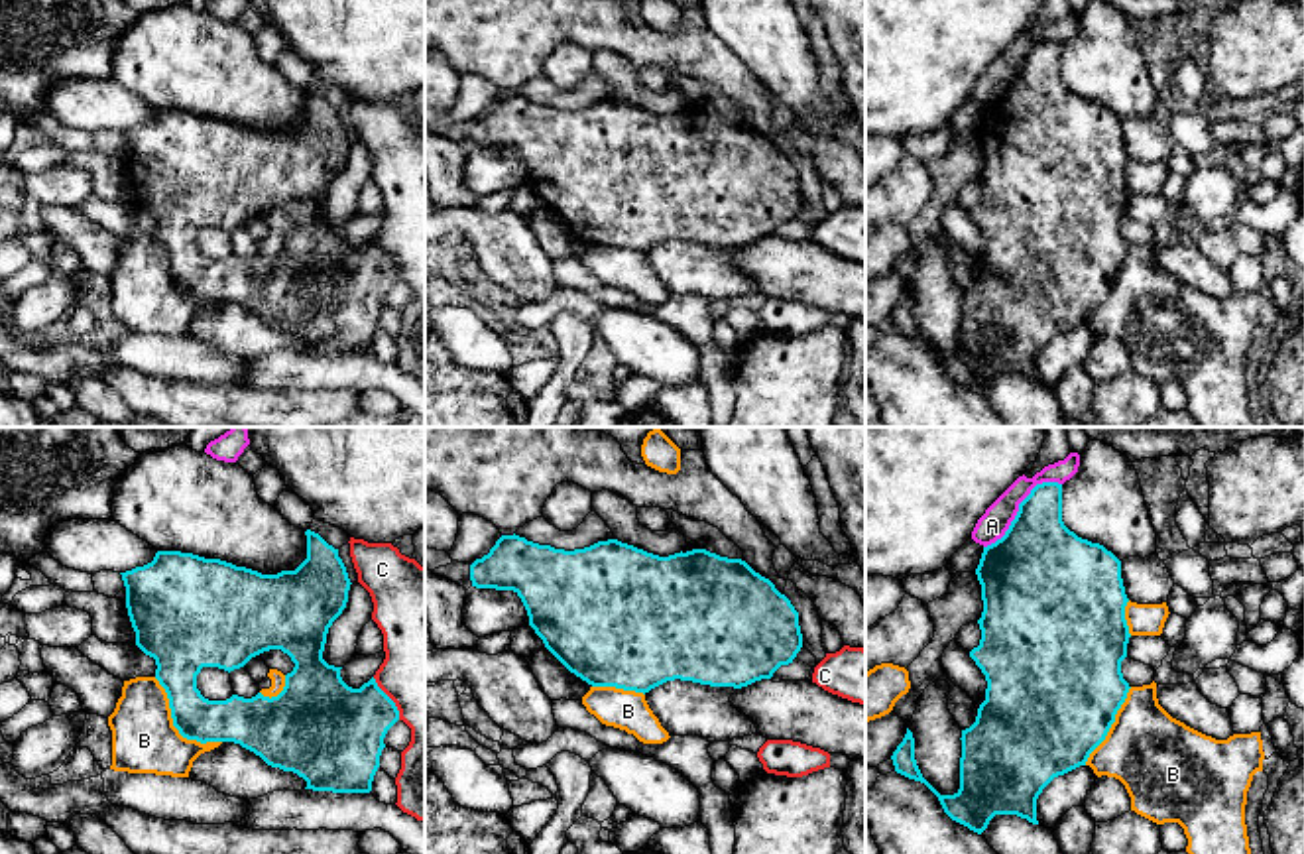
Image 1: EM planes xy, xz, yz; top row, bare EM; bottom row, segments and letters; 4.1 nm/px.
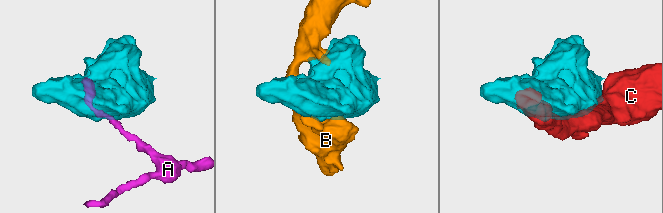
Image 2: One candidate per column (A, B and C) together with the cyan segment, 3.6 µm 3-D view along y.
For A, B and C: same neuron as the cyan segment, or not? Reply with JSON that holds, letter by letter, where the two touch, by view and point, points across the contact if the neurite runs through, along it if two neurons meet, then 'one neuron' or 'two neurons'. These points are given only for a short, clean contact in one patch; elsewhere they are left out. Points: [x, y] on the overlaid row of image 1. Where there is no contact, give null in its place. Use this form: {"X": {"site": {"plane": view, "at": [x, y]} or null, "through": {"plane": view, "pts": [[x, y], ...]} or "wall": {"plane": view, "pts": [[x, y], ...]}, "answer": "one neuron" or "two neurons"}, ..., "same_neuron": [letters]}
{"A": {"site": {"plane": "yz", "at": [1019, 508]}, "answer": "two neurons"}, "B": {"site": {"plane": "xy", "at": [174, 725]}, "answer": "one neuron"}, "C": {"site": {"plane": "xy", "at": [390, 699]}, "wall": {"plane": "xy", "pts": [[372, 677], [394, 703], [400, 719]]}, "answer": "two neurons"}, "same_neuron": ["B"]}

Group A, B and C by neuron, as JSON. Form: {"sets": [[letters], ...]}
{"sets": [["A"], ["B"], ["C"]]}

